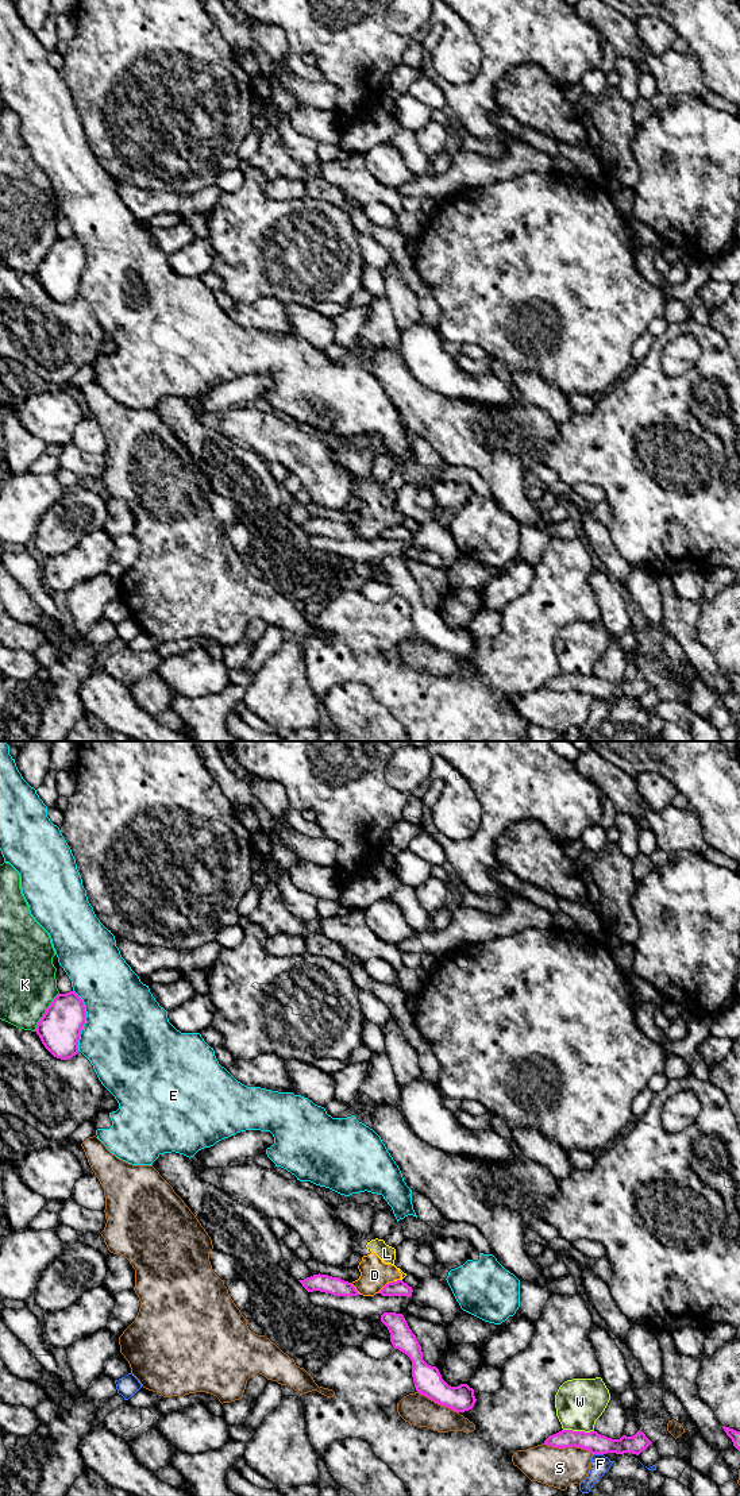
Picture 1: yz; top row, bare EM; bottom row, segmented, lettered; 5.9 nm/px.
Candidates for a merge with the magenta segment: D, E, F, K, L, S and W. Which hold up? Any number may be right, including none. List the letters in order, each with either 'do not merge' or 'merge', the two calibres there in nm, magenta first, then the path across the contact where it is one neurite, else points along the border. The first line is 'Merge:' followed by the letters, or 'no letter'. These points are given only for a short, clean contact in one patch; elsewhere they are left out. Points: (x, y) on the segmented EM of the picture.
Merge: no letter
D: do not merge | 100/180 nm
E: do not merge | 260/500 nm
F: do not merge | 120/120 nm | along yz (593, 1453), (602, 1454)
K: do not merge | 260/340 nm
L: do not merge | 100/20 nm | along yz (397, 1280), (394, 1281)
S: do not merge | 120/240 nm
W: do not merge | 120/280 nm | along yz (563, 1429), (593, 1430)

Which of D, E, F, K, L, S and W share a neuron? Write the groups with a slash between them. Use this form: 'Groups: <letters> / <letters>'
Groups: D L / E F / K / S / W

